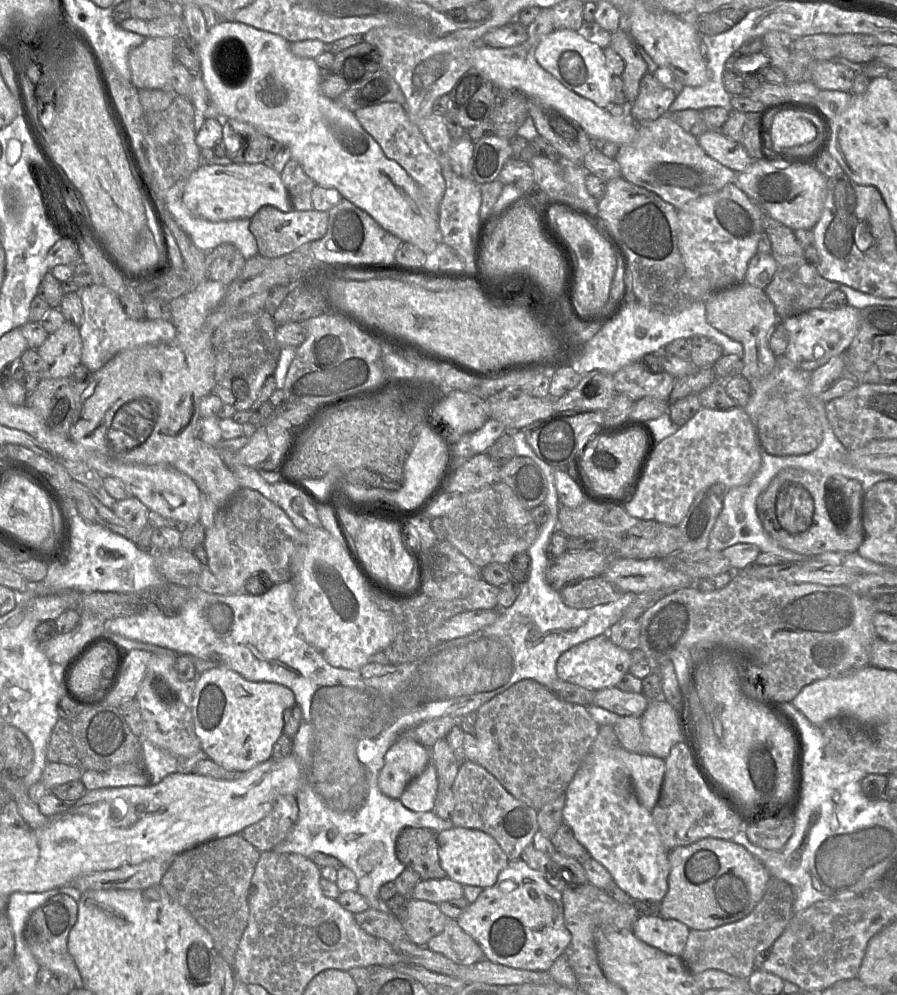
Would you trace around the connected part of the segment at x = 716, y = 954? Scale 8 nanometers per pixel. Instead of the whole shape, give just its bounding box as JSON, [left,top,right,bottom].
[681,877,795,979]

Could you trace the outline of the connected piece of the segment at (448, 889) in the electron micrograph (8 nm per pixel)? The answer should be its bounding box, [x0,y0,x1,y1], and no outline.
[411,877,464,904]

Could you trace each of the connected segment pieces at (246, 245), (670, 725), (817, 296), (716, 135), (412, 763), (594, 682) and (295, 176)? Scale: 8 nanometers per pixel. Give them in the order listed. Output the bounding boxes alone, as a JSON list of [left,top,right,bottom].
[[167,200,258,260],[640,699,684,759],[762,211,841,321],[697,130,754,173],[378,737,431,799],[556,634,631,692],[280,159,316,210]]

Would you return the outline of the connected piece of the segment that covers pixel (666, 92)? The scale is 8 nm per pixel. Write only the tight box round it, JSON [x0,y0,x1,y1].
[632,73,674,122]

